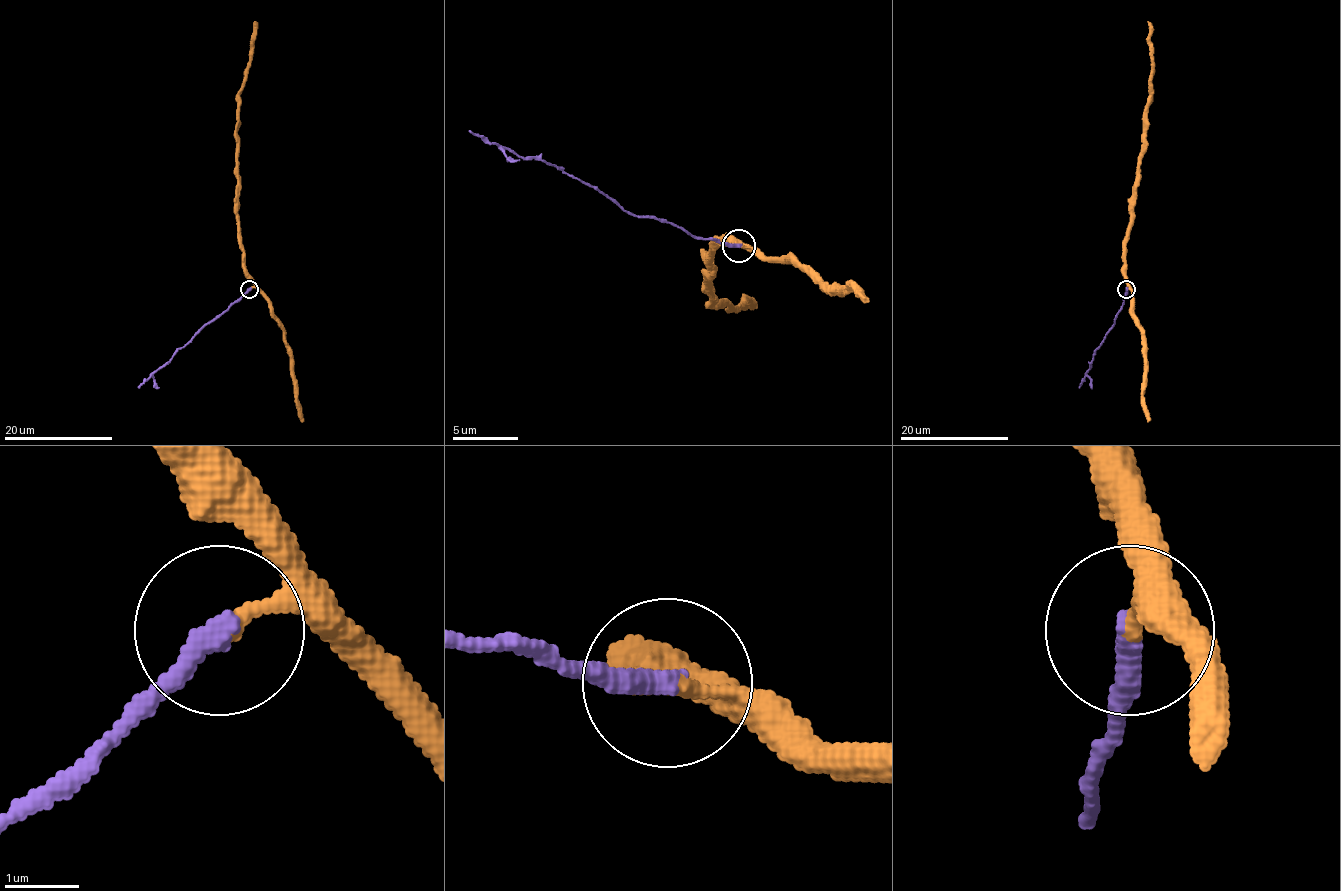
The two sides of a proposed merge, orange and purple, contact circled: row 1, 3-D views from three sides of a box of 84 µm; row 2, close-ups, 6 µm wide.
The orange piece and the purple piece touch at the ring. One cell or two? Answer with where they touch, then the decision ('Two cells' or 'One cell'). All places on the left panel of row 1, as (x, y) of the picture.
Place: (249, 289). One cell

